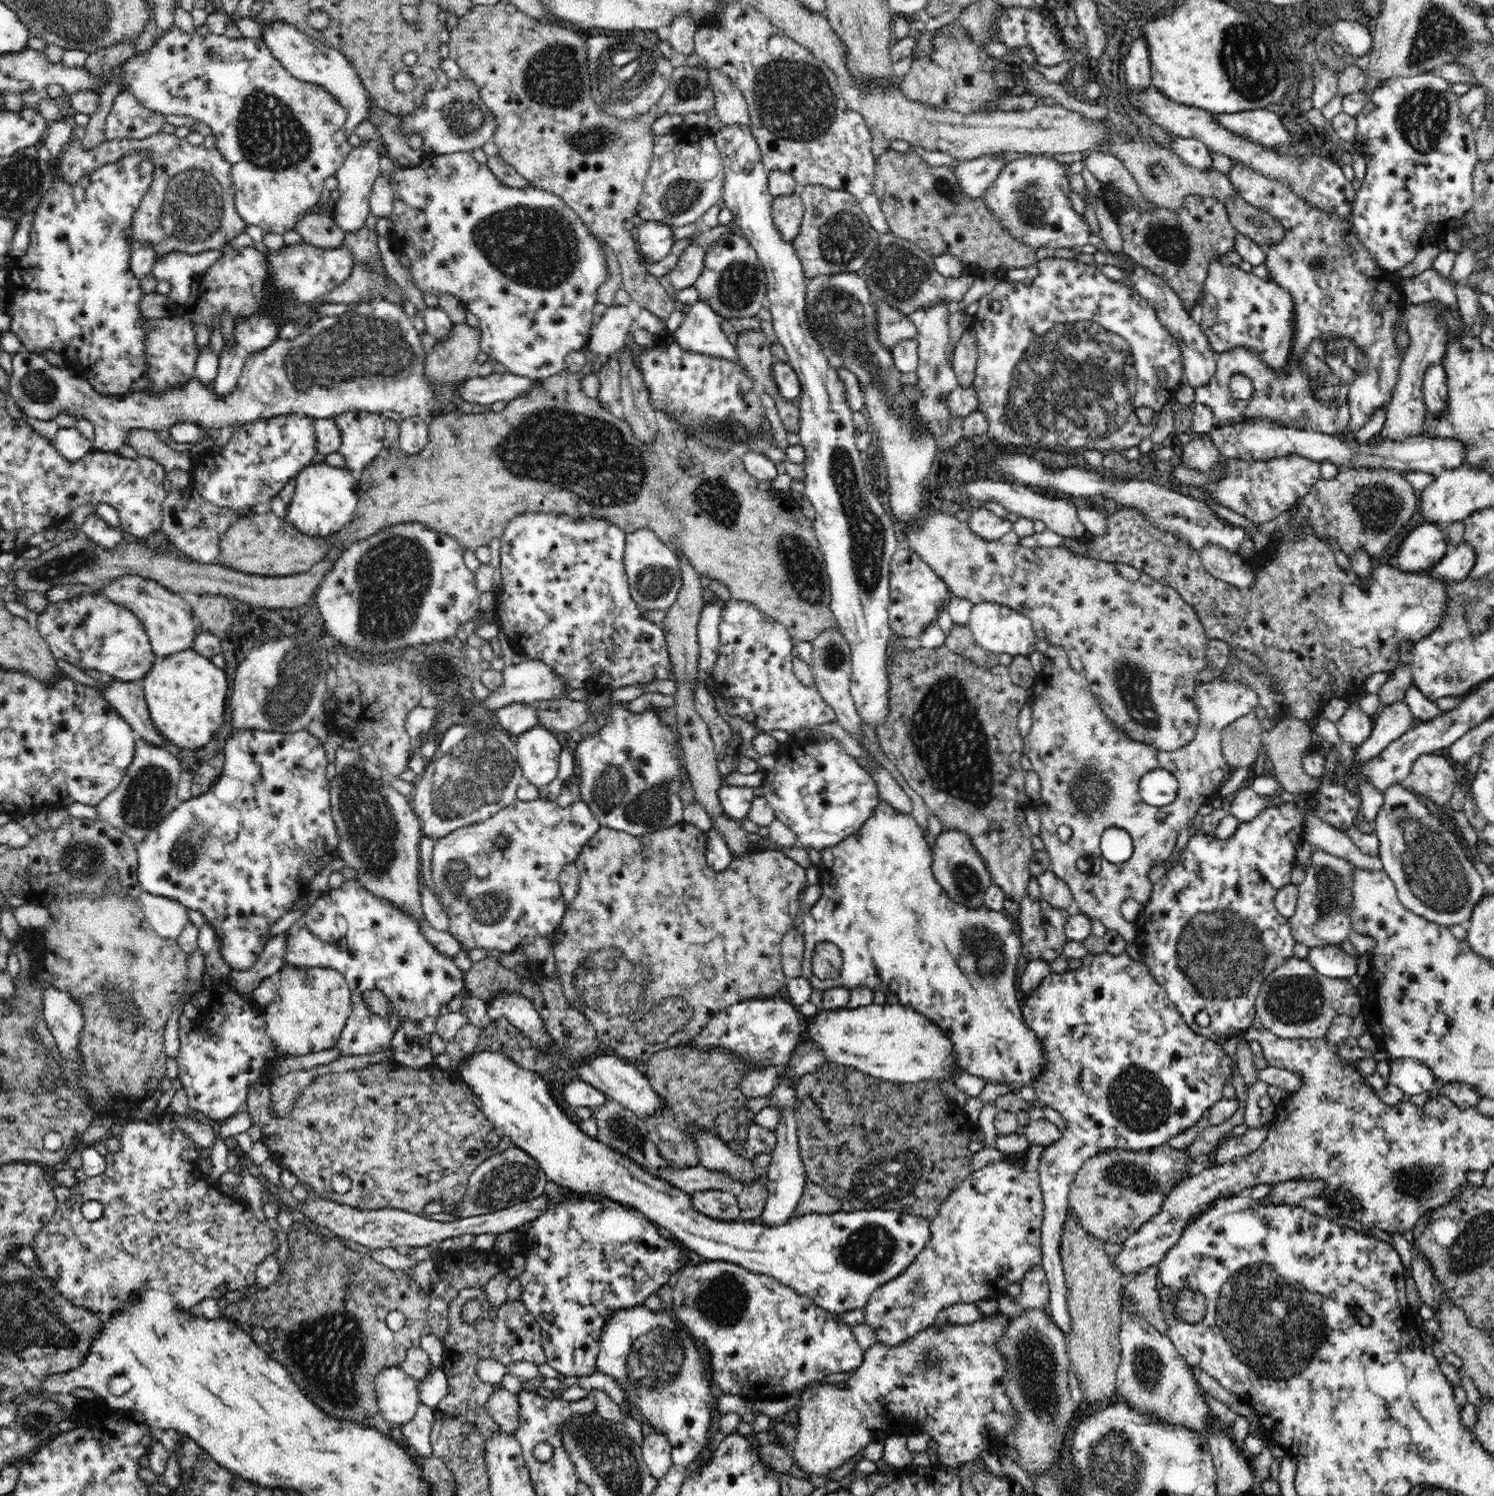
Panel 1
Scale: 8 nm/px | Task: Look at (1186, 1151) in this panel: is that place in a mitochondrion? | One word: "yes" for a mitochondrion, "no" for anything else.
no

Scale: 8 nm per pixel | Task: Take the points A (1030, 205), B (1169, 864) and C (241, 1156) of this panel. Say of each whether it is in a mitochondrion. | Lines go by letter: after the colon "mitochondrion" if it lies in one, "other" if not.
A: mitochondrion
B: other
C: other

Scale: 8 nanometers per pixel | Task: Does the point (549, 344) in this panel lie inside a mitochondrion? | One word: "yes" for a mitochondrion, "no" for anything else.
no

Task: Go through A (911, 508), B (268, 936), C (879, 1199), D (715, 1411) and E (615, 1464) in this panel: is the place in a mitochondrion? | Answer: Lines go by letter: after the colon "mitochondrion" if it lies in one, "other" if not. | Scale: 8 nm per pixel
A: other
B: other
C: mitochondrion
D: other
E: mitochondrion

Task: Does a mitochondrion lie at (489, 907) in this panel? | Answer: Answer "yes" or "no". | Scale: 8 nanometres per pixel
yes

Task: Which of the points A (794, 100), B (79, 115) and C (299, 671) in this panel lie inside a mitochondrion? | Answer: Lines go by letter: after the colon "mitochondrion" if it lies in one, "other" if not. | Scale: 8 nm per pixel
A: mitochondrion
B: other
C: mitochondrion

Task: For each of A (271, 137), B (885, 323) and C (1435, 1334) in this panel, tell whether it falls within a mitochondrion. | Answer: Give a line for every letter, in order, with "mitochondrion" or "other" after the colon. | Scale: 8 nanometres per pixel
A: mitochondrion
B: mitochondrion
C: other

